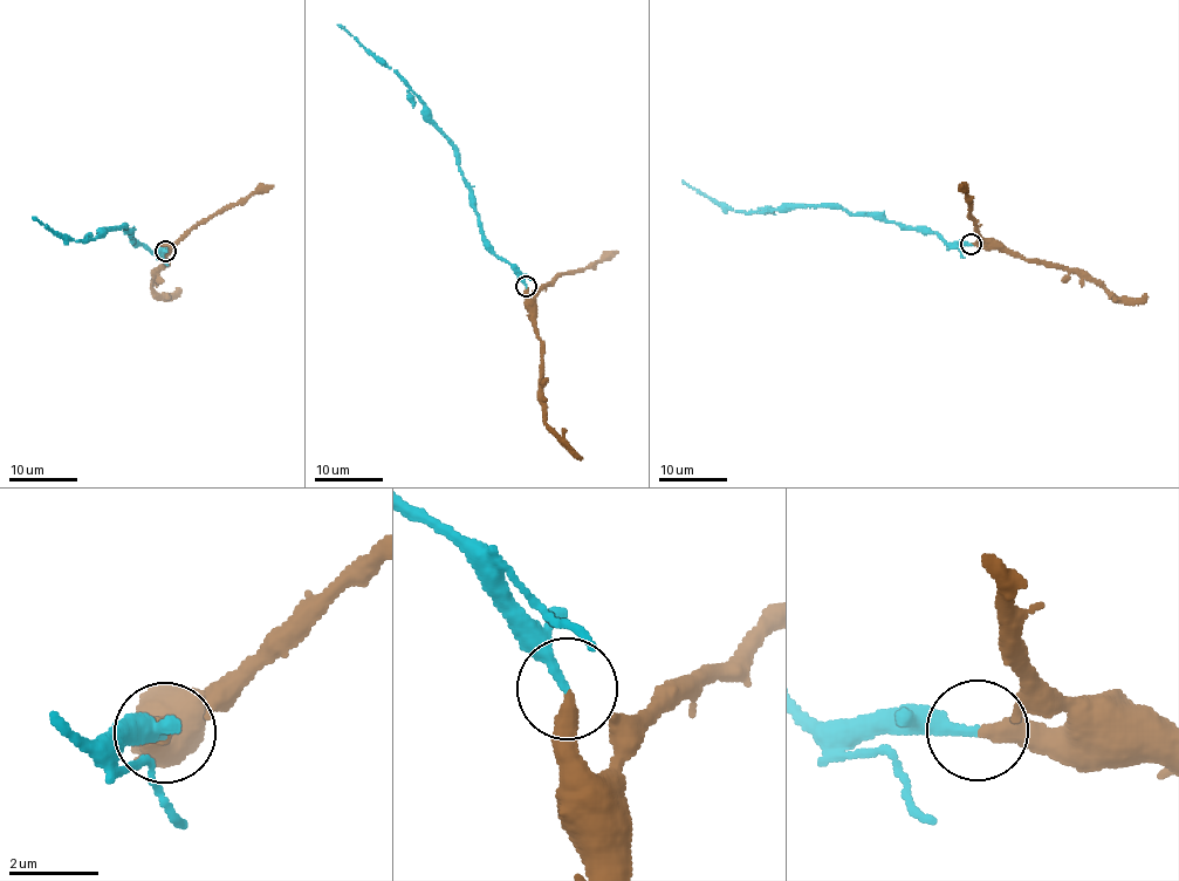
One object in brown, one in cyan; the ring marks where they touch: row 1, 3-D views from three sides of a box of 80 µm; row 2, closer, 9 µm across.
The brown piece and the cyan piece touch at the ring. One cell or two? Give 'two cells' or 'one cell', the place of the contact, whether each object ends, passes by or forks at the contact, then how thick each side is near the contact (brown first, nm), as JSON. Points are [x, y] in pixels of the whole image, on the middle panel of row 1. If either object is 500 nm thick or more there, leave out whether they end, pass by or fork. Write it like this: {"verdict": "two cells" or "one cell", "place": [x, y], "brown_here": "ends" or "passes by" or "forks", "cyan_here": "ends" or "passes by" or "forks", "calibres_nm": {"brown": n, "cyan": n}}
{"verdict": "one cell", "place": [526, 286], "brown_here": "ends", "cyan_here": "ends", "calibres_nm": {"brown": 380, "cyan": 240}}

